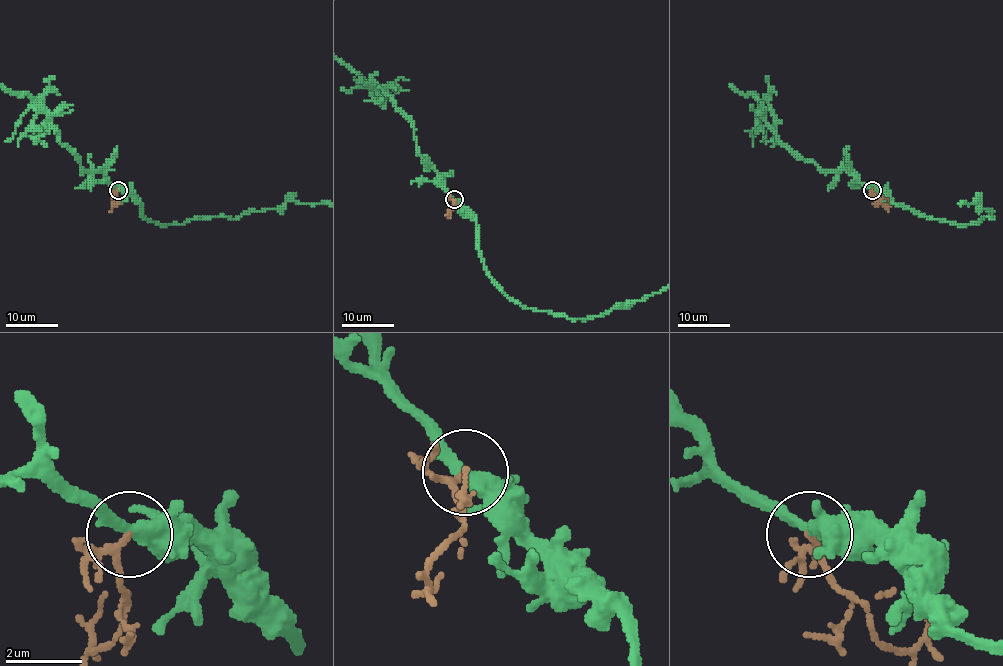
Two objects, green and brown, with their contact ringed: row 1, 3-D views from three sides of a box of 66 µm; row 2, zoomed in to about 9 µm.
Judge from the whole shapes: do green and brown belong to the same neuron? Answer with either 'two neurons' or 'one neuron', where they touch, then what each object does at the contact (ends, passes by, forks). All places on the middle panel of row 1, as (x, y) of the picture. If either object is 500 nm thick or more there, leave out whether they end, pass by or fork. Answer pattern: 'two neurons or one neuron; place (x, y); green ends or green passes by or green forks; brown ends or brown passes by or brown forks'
two neurons; place (454, 199); green passes by; brown passes by

